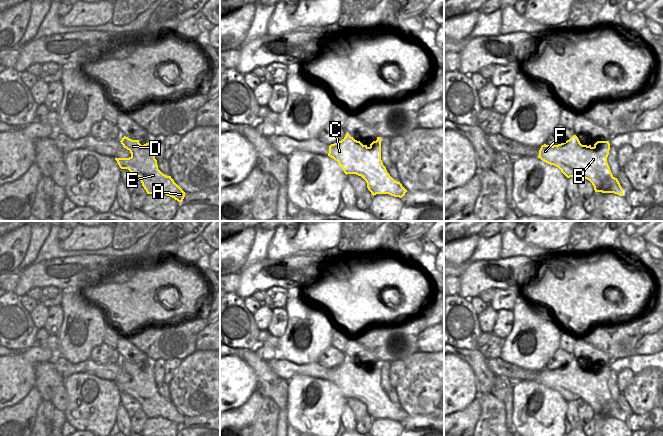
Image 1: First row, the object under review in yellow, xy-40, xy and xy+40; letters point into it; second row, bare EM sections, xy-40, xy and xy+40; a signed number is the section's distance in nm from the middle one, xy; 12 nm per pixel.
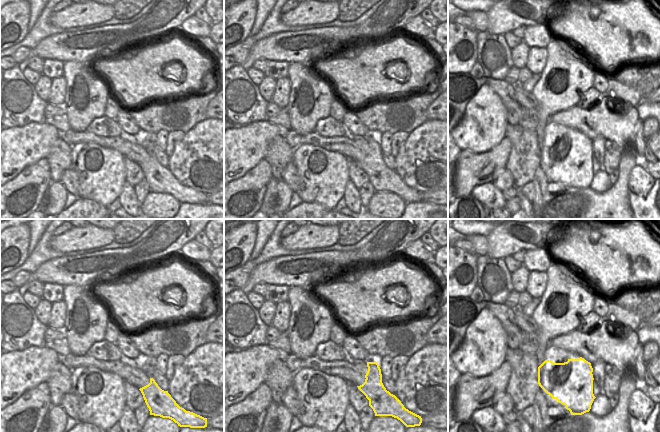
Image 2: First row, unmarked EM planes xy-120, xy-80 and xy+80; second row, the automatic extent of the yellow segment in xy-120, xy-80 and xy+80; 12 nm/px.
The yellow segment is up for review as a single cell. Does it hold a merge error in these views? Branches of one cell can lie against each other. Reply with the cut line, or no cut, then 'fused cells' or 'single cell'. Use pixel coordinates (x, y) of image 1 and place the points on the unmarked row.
cut xy+40 (588, 370), (585, 391), (577, 394), (583, 400); fused cells

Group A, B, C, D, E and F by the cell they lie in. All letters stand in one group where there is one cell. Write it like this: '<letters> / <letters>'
A B E / C D F

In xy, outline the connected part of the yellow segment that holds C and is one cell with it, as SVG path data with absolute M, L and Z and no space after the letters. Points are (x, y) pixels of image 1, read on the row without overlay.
M346 357L341 365L329 370L328 380L338 386L346 399L356 398L353 394L362 392L363 370Z

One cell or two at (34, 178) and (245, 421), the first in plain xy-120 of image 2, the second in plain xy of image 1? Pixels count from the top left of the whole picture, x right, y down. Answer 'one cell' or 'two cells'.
one cell

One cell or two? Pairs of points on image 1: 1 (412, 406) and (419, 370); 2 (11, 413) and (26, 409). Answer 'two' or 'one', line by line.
1: one
2: one

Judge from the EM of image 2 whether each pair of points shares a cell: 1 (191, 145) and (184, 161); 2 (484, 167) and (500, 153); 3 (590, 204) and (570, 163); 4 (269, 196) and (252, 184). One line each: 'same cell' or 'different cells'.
1: same cell
2: same cell
3: different cells
4: different cells

